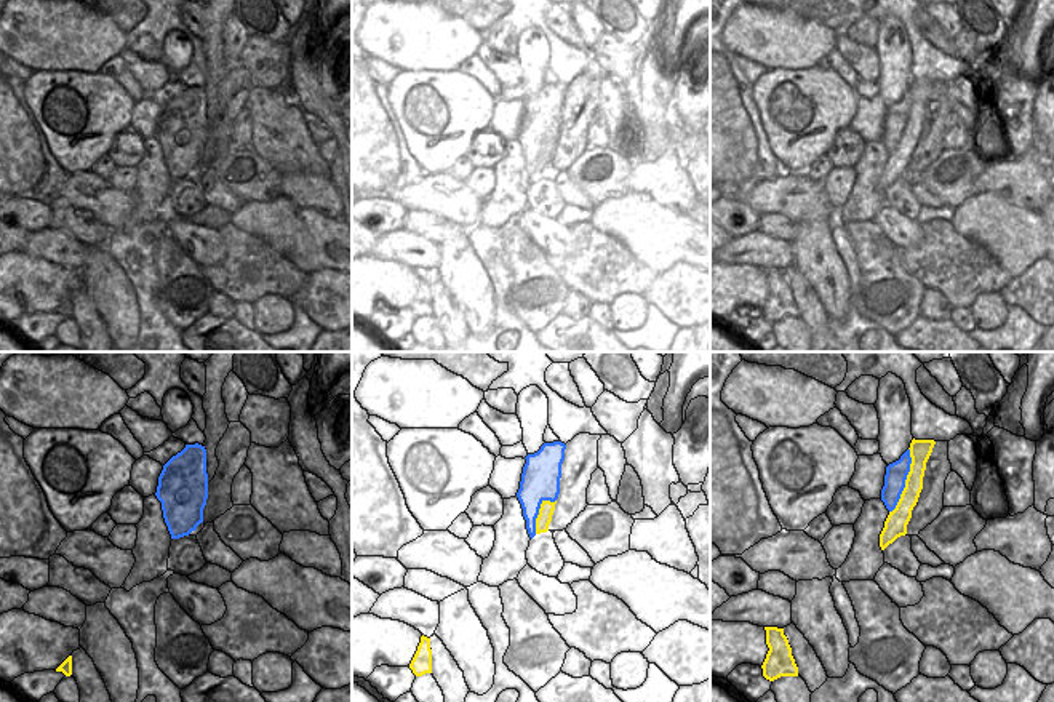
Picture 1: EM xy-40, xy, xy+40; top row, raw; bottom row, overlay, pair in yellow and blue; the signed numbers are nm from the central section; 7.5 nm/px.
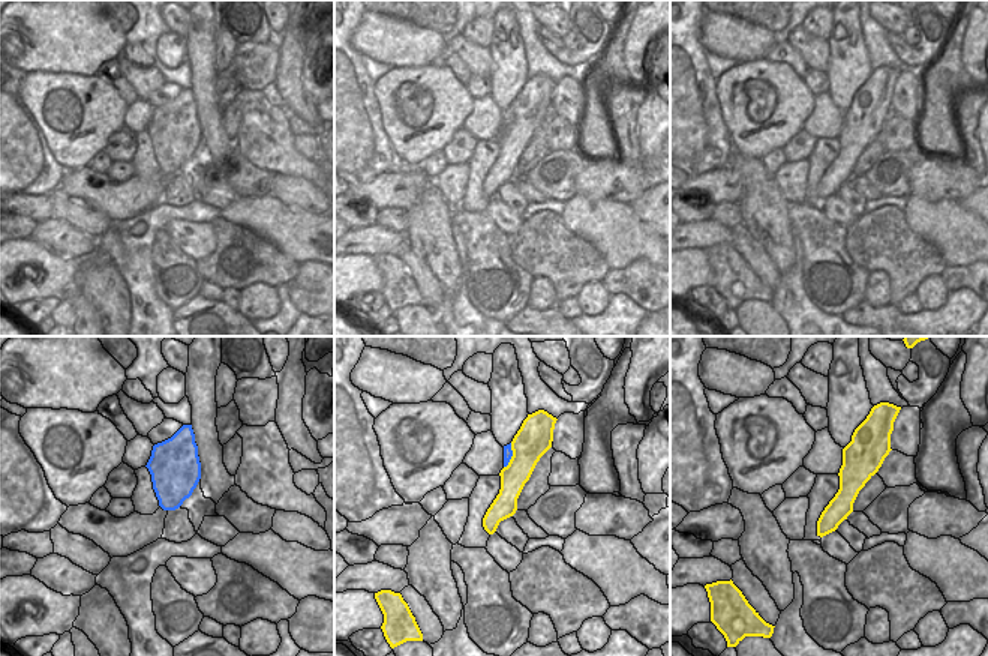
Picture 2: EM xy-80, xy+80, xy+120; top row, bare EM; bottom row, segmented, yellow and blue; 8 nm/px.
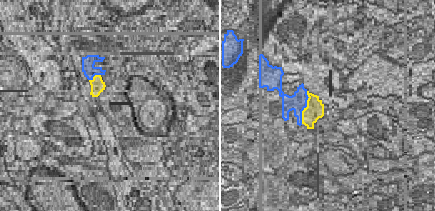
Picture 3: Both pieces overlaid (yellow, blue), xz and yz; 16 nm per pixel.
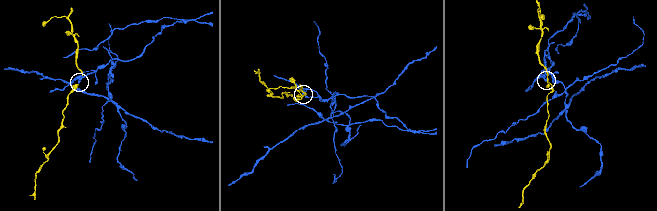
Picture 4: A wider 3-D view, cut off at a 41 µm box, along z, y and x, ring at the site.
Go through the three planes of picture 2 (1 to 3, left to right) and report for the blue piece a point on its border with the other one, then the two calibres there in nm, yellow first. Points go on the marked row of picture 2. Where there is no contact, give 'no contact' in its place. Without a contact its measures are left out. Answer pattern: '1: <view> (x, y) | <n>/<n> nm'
1: no contact
2: xy+80 (513, 455) | 280/70 nm
3: no contact

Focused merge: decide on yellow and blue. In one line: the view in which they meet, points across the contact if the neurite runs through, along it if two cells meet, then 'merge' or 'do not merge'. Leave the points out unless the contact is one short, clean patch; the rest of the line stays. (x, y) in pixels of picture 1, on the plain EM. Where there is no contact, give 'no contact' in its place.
contact in xy+40; do not merge

